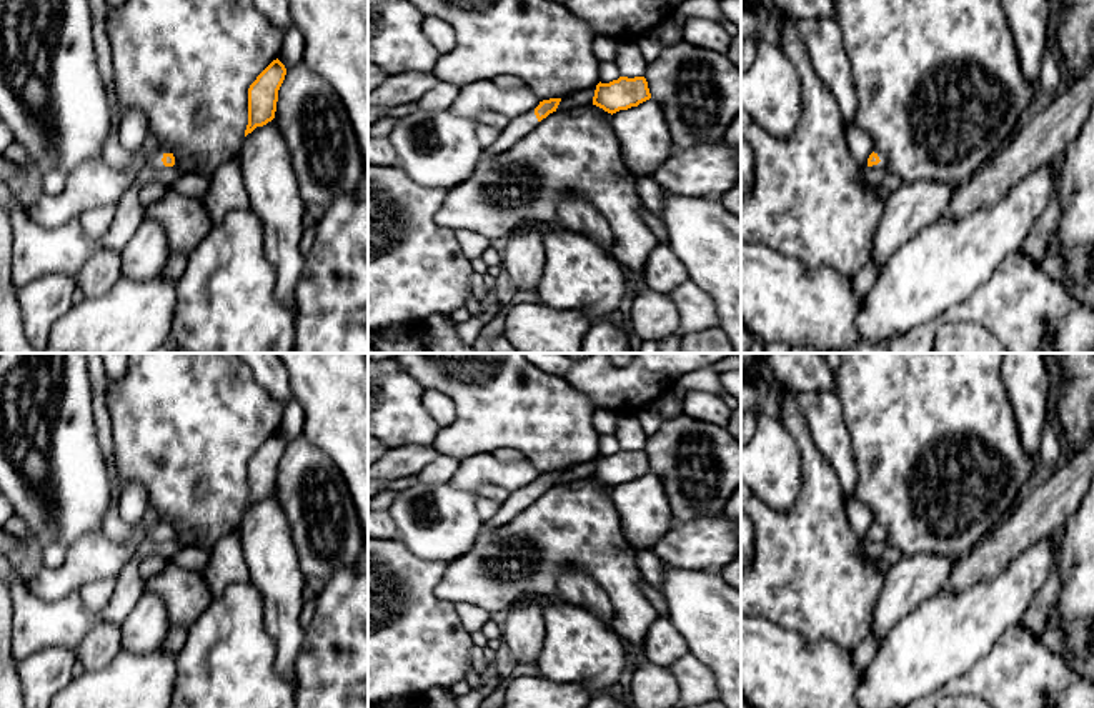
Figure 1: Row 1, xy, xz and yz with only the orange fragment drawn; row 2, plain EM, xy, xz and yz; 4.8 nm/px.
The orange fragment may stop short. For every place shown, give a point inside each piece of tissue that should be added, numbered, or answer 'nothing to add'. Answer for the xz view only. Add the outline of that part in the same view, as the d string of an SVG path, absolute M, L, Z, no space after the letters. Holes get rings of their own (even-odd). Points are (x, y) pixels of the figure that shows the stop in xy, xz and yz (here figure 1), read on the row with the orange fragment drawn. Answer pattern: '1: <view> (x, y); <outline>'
1: xz (517, 129); M535 108L511 118L506 128L500 132L498 138L488 148L485 148L483 155L490 157L510 150L518 140L521 140L538 125L540 122L535 115Z

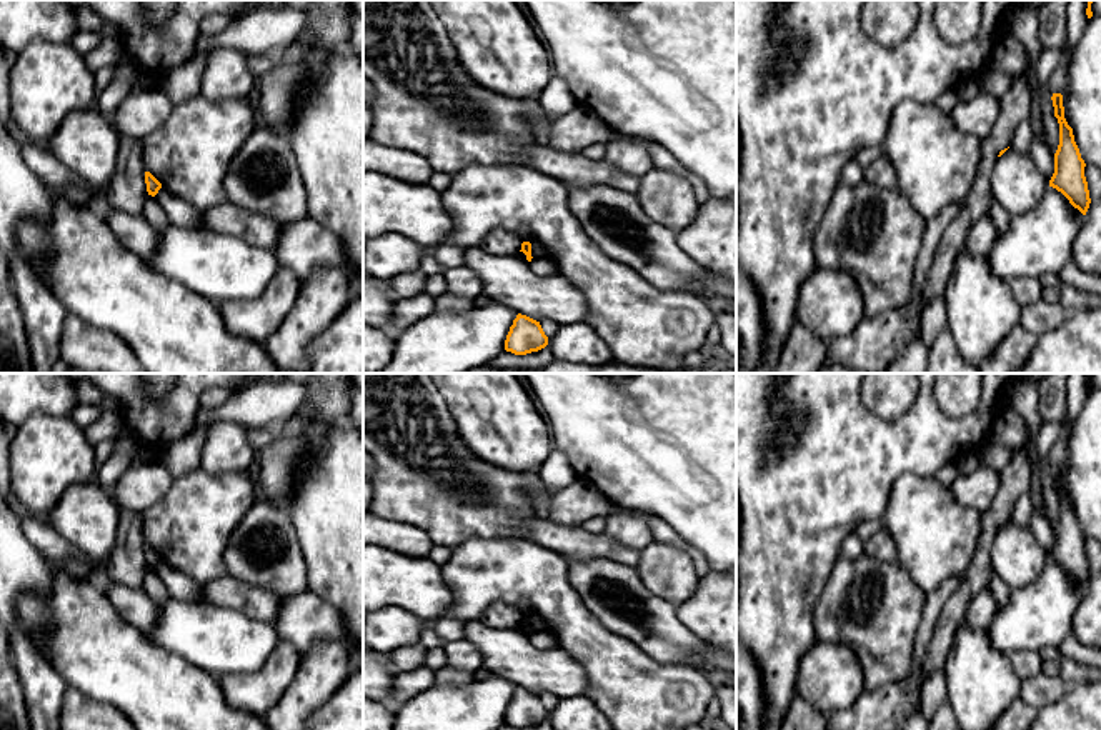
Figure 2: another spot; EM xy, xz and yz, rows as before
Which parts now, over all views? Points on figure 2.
nothing to add

